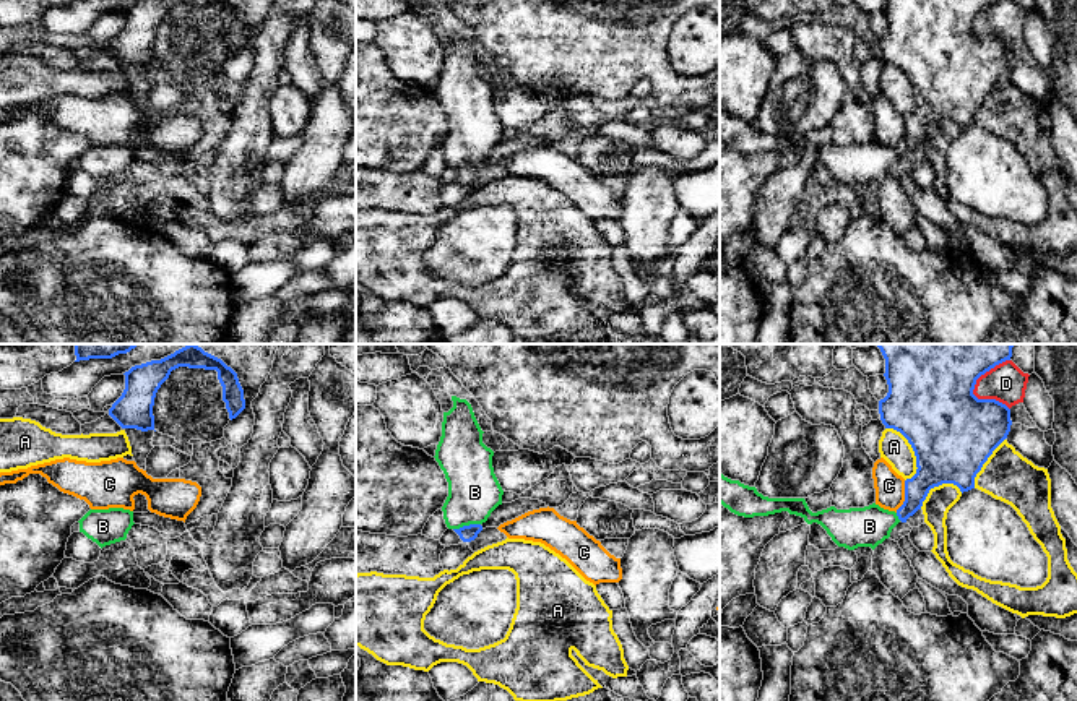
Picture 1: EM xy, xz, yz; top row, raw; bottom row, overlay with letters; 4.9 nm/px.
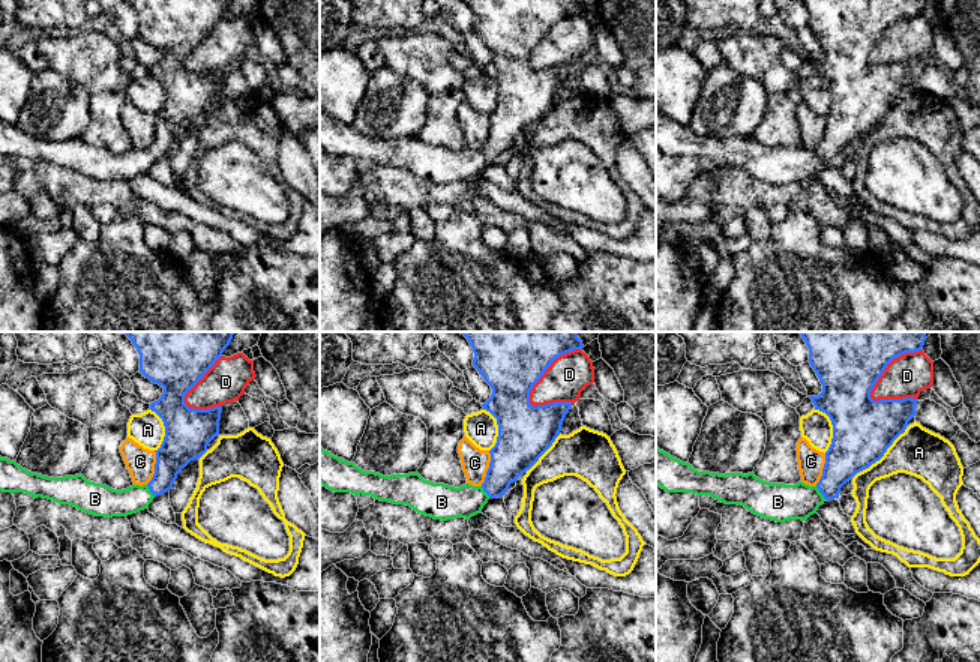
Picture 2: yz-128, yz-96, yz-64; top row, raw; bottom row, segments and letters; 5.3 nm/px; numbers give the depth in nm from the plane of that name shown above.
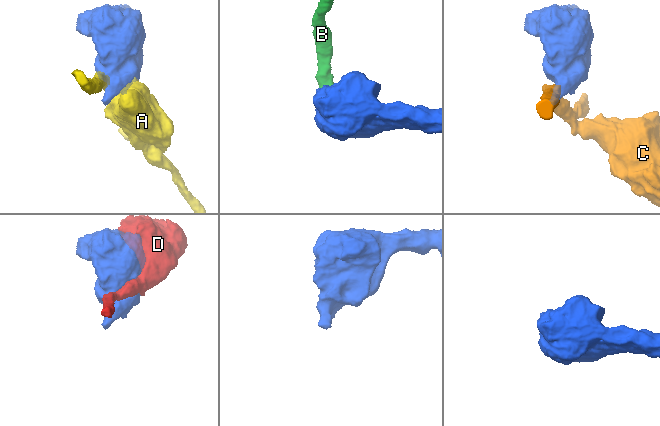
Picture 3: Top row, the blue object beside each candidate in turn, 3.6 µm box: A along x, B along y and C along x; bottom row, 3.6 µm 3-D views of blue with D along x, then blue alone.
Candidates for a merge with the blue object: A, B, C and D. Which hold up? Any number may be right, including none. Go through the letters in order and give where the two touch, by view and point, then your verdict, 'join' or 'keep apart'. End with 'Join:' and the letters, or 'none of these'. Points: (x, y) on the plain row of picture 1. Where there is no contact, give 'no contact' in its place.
A: yz (913, 86) | keep apart
B: xz (467, 163) | join
C: yz (905, 133) | keep apart
D: yz (973, 31) | keep apart
Join: B

